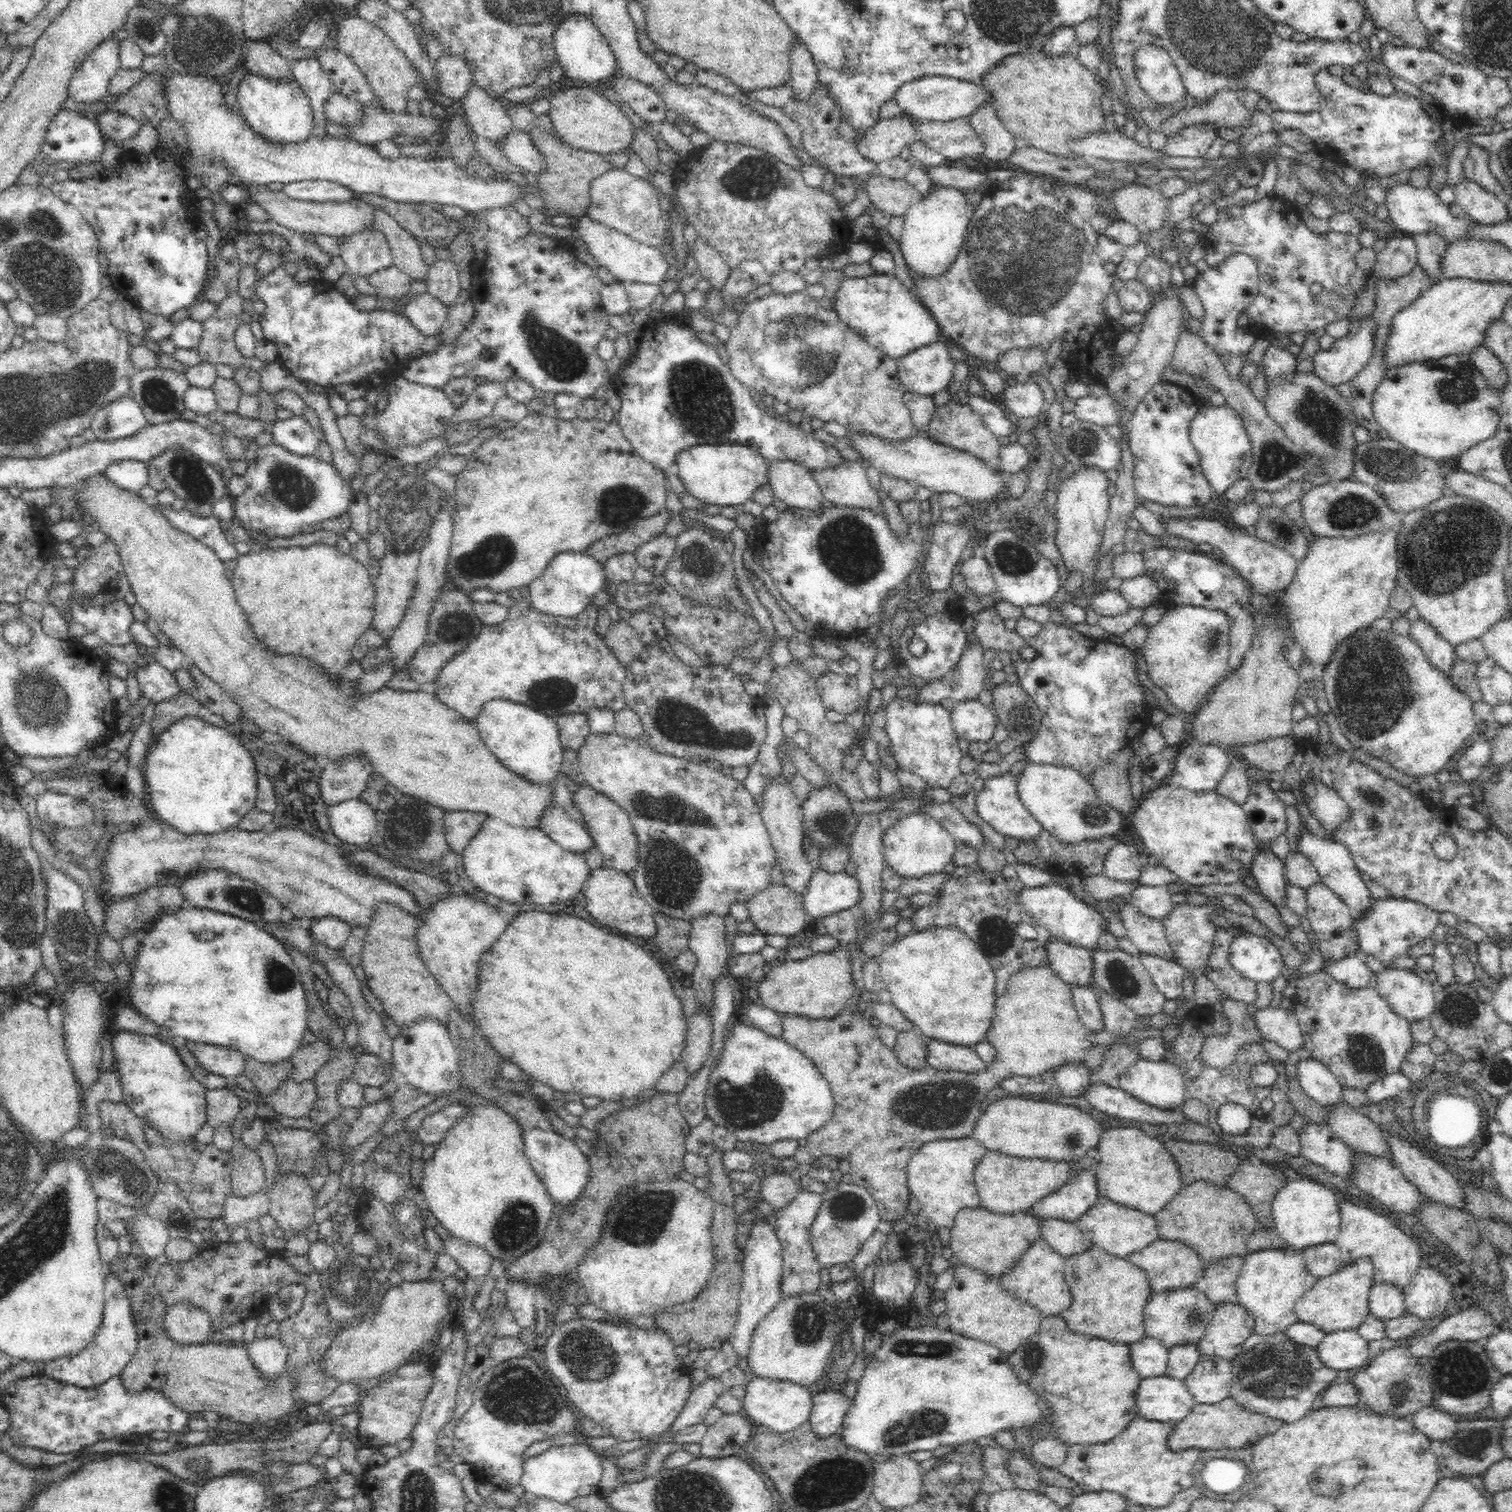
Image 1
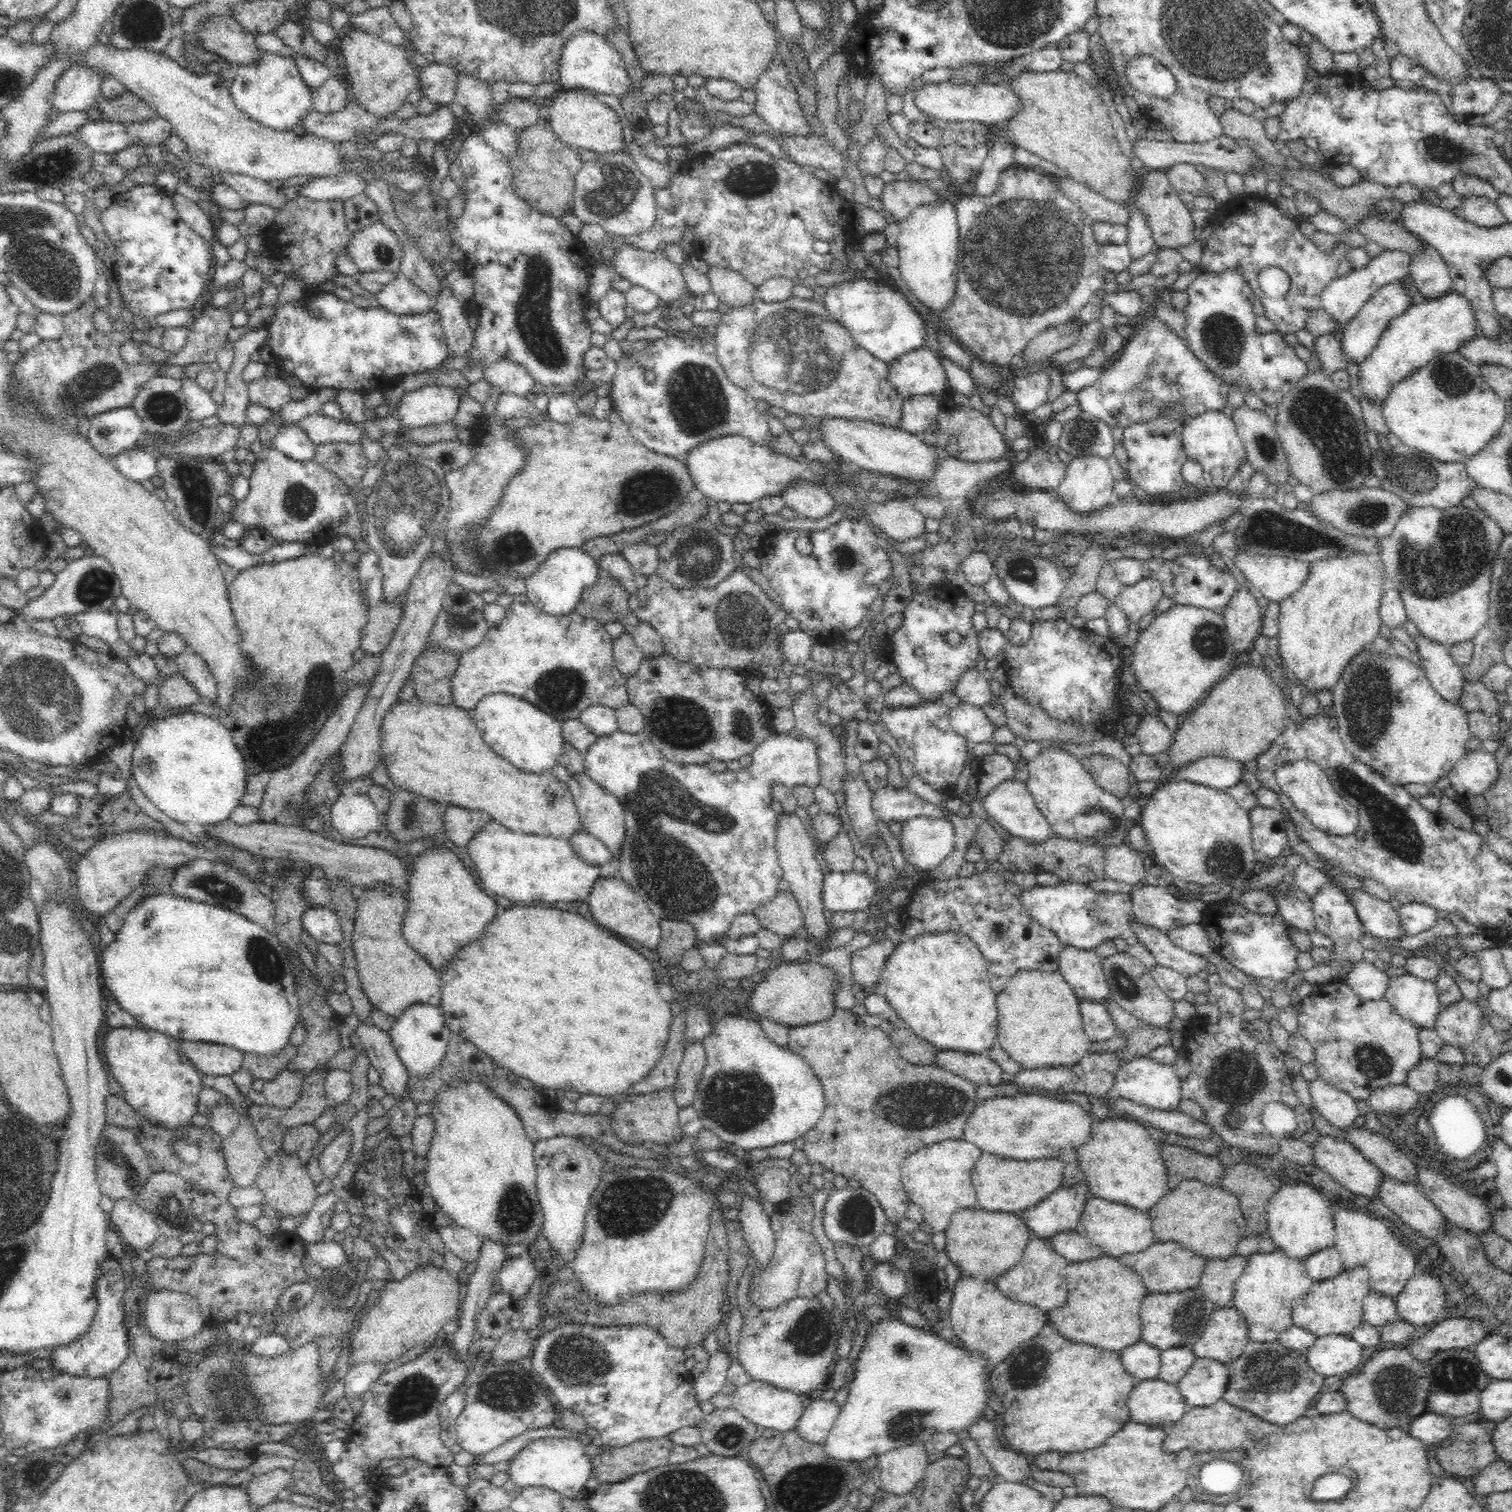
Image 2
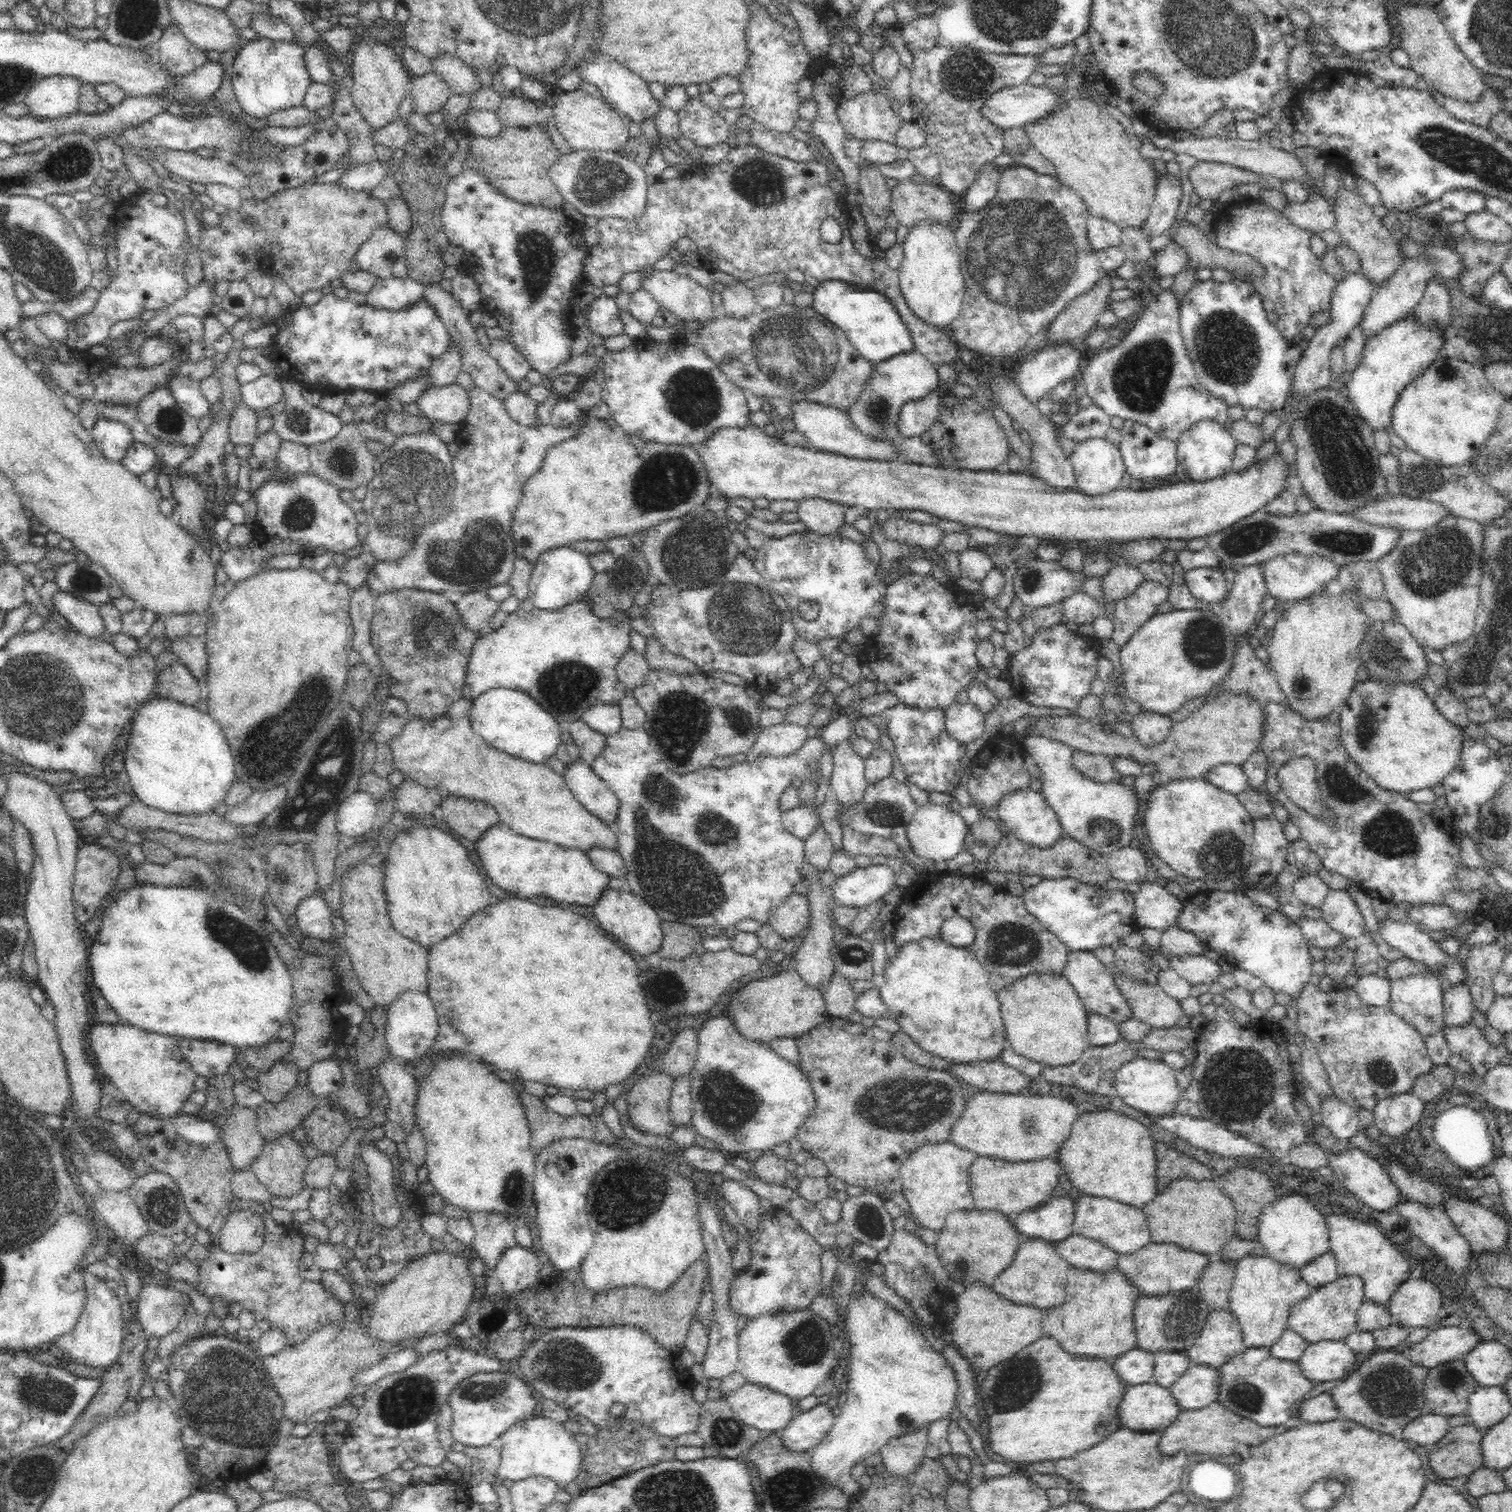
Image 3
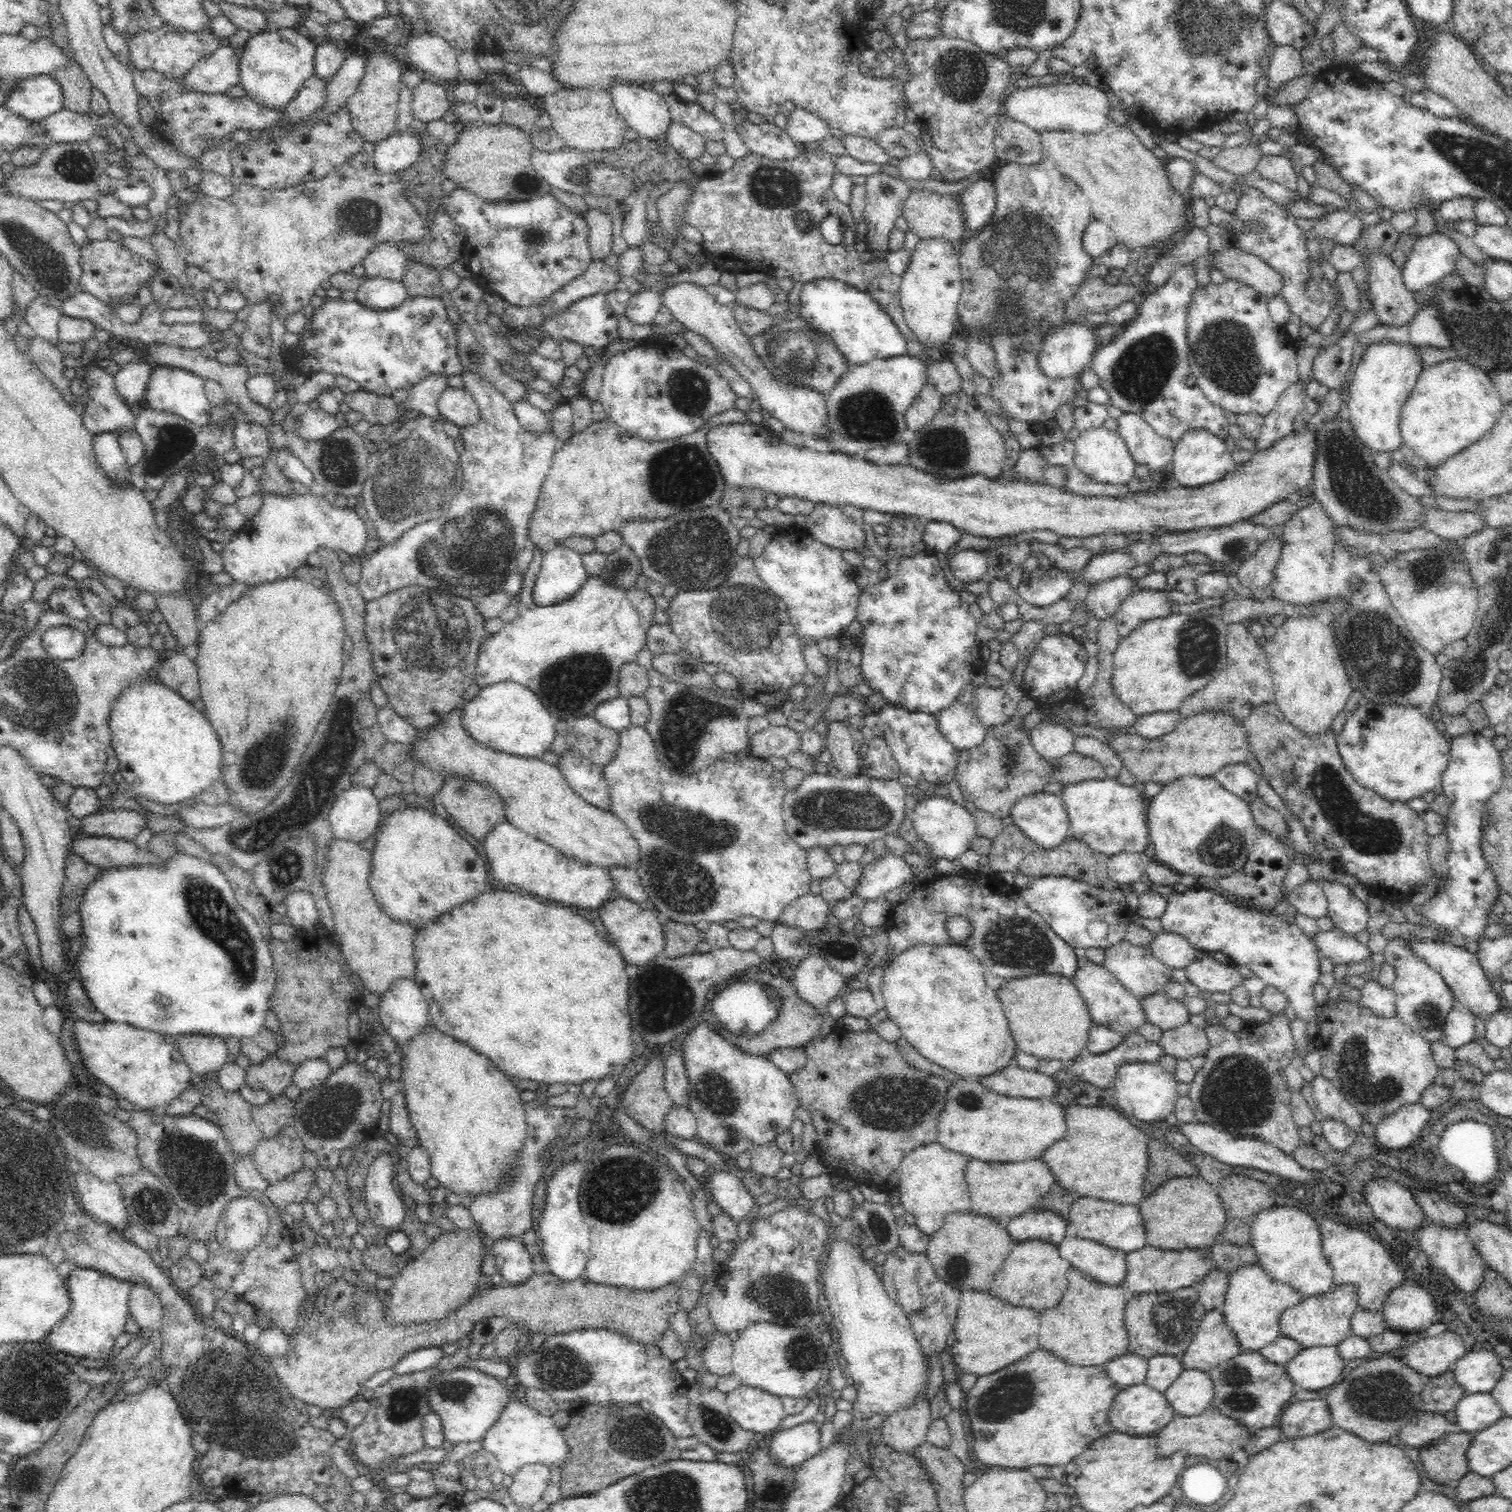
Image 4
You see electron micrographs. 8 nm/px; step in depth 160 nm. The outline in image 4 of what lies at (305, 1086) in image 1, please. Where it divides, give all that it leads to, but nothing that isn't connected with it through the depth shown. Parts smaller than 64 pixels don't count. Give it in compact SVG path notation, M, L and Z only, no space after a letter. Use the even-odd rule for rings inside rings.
M275 1056L260 1064L250 1064L245 1072L245 1086L254 1090L264 1090L271 1096L278 1096L293 1084L294 1067Z

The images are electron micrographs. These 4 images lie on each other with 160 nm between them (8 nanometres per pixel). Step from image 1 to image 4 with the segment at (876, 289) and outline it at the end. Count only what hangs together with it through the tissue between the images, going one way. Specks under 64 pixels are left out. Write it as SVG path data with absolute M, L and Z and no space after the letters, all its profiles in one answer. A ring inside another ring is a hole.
M815 278L800 288L800 320L810 332L832 343L844 362L858 366L872 359L906 355L907 341L894 321L868 294L832 278Z

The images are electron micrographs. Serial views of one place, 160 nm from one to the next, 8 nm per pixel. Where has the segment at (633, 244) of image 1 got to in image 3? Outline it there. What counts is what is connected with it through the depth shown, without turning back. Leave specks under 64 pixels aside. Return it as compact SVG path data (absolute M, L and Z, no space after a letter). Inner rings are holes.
M652 269L652 276L642 284L660 306L674 313L676 320L710 324L717 320L710 291L687 276L671 270Z

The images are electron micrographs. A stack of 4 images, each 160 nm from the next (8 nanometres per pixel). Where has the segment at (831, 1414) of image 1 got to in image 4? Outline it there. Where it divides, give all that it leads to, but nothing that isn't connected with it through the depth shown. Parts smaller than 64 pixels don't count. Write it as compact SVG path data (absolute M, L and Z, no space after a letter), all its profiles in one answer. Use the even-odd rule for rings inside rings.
M814 1421L806 1422L774 1434L766 1451L776 1466L798 1469L821 1450L819 1439L820 1427Z

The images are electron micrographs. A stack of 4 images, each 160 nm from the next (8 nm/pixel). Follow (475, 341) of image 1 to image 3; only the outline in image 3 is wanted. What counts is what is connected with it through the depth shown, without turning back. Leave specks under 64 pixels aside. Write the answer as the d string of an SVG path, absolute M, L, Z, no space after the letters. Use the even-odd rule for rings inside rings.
M466 158L462 172L460 174L450 177L447 184L447 192L445 198L445 205L442 206L441 223L443 224L444 232L447 234L448 240L452 244L456 244L464 249L466 258L462 262L462 267L467 274L471 274L476 279L478 286L484 293L484 303L482 304L481 311L489 316L495 316L499 326L508 330L510 337L506 339L514 342L518 349L522 351L522 355L528 359L532 369L538 371L542 376L548 374L550 370L554 370L560 364L567 362L570 356L570 348L572 348L572 342L574 336L569 334L570 323L568 322L568 308L572 298L578 295L581 287L578 286L581 280L582 269L584 266L584 259L587 257L590 246L584 242L581 236L580 225L572 220L568 215L564 214L563 208L556 207L544 207L536 205L528 205L527 203L516 203L514 200L508 199L508 197L493 190L491 186L485 181L483 176L473 168L473 162Z

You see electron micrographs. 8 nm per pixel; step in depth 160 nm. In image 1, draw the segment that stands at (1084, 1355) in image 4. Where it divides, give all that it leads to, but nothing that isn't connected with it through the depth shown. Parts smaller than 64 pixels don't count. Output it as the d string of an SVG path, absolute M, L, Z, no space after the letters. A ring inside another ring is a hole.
M1098 1246L1065 1259L1064 1276L1070 1289L1070 1306L1060 1312L1066 1328L1074 1334L1131 1345L1147 1336L1143 1325L1143 1306L1151 1296L1147 1274L1126 1257L1112 1256Z

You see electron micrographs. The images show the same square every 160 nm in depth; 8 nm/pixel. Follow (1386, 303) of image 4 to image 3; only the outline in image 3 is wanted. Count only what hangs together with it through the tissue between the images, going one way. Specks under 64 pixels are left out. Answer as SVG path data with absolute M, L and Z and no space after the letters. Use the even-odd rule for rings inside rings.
M1341 186L1337 193L1337 200L1339 208L1333 212L1335 216L1334 228L1338 231L1341 242L1357 252L1361 273L1372 285L1372 292L1376 293L1382 286L1388 284L1388 280L1396 274L1401 265L1403 258L1399 255L1399 248L1391 237L1390 231L1361 196Z

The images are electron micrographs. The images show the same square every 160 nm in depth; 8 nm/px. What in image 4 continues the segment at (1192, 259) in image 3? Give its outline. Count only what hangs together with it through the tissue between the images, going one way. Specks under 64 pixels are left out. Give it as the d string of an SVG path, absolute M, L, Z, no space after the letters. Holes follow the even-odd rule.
M1231 246L1216 253L1211 259L1226 278L1240 279L1269 298L1282 295L1282 275L1255 254Z

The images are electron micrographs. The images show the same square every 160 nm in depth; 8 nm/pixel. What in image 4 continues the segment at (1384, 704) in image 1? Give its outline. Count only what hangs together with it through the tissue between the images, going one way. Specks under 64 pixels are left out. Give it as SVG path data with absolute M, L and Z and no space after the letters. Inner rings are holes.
M1371 702L1361 703L1347 714L1347 721L1341 732L1335 735L1335 739L1342 764L1356 784L1390 802L1405 803L1434 790L1441 784L1441 776L1449 761L1450 738L1436 729L1430 716L1411 706L1376 706Z

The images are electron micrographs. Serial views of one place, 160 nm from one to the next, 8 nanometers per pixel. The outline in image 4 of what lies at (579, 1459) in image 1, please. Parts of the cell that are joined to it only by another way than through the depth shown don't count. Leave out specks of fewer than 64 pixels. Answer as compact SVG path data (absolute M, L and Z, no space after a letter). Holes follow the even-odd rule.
M510 1397L494 1424L483 1434L481 1448L497 1458L499 1469L508 1476L527 1464L544 1463L550 1468L561 1466L567 1455L567 1444L552 1417L530 1408L522 1399Z

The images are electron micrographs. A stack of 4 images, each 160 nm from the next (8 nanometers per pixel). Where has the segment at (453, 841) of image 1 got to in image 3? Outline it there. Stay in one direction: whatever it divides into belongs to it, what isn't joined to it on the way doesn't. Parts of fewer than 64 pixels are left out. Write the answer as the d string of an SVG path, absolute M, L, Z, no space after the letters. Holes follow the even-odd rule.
M452 793L444 794L437 815L442 816L450 830L466 838L482 838L499 821L498 812L490 803Z

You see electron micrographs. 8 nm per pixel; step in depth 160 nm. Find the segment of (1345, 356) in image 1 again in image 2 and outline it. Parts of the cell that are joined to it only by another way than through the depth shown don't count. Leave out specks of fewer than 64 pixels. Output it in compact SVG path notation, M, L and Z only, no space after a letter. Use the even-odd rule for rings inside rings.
M1408 275L1392 279L1376 290L1360 309L1360 312L1356 314L1354 320L1342 332L1344 338L1340 340L1340 343L1344 345L1347 362L1357 362L1359 364L1375 347L1376 342L1378 342L1380 336L1384 333L1384 329L1388 326L1389 321L1399 317L1400 314L1404 314L1413 304L1414 297L1412 297L1410 278L1408 278Z

